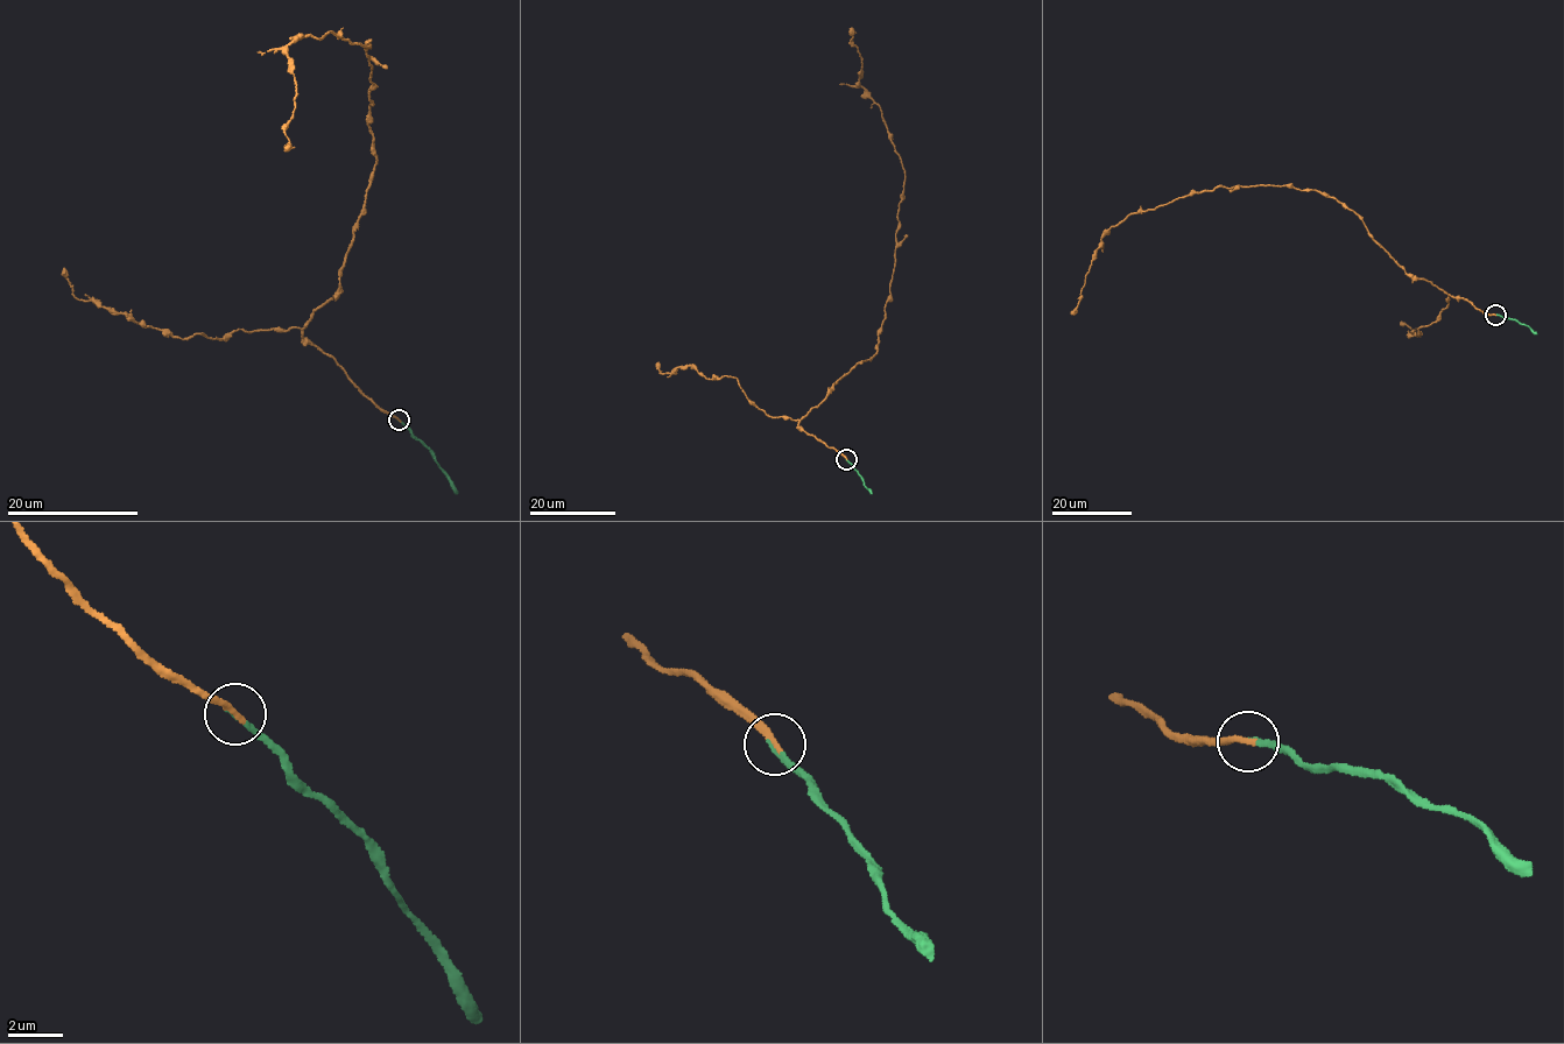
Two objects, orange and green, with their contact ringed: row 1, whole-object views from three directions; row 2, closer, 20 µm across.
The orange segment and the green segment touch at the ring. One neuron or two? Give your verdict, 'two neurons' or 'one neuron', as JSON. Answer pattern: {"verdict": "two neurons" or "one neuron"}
{"verdict": "one neuron"}

